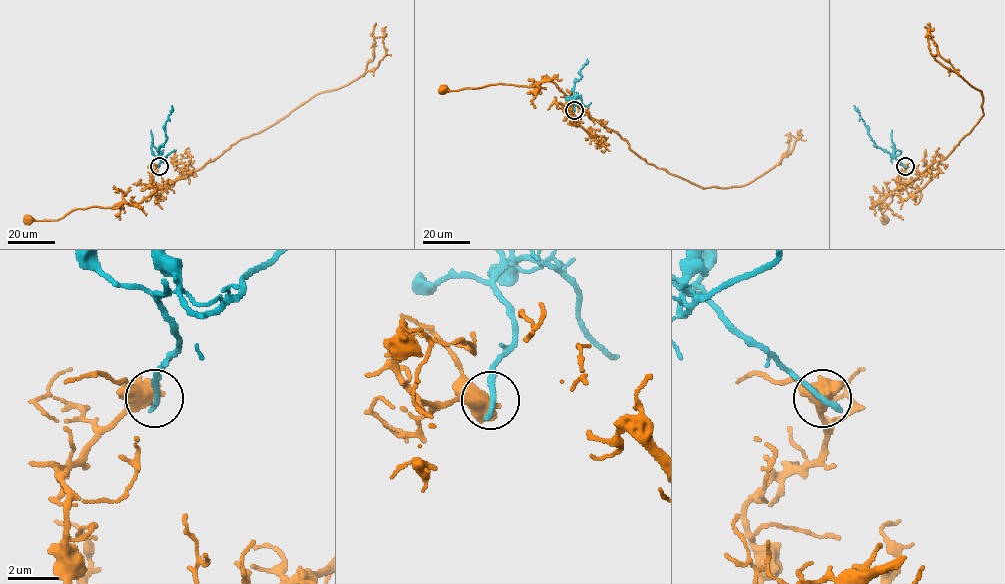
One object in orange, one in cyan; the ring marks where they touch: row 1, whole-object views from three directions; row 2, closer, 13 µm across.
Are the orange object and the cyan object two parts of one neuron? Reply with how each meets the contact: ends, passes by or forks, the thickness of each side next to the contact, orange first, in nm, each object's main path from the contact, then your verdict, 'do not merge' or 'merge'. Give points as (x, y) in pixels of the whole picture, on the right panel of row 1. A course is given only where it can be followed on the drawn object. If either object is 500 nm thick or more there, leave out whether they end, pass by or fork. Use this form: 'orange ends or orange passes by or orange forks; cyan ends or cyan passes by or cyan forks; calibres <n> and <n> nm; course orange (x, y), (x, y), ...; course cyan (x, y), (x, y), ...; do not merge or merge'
calibres 600 and 280 nm; course orange (905, 166), (898, 176), (899, 189), (876, 205), (880, 203), (881, 208), (879, 209), (884, 219); course cyan (905, 166), (877, 147), (853, 105); do not merge

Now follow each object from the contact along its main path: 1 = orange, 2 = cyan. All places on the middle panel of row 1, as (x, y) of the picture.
1: (573, 110), (565, 107), (566, 103), (572, 102), (552, 81), (533, 86), (500, 84), (477, 88), (444, 89)
2: (573, 110), (575, 82), (582, 77), (579, 71), (587, 58)

